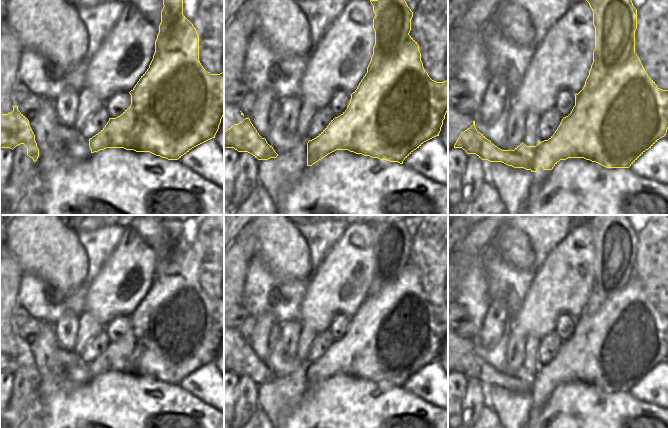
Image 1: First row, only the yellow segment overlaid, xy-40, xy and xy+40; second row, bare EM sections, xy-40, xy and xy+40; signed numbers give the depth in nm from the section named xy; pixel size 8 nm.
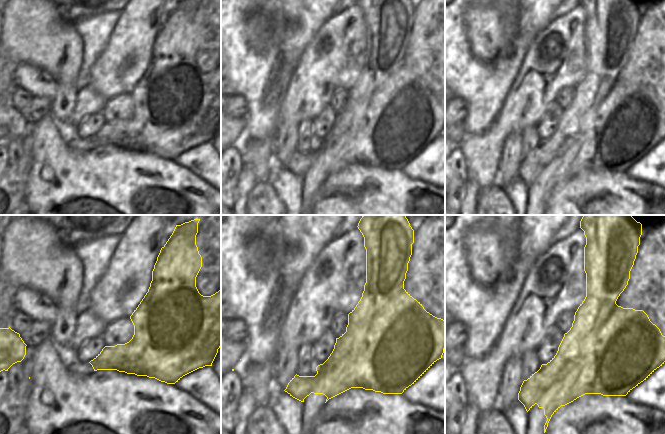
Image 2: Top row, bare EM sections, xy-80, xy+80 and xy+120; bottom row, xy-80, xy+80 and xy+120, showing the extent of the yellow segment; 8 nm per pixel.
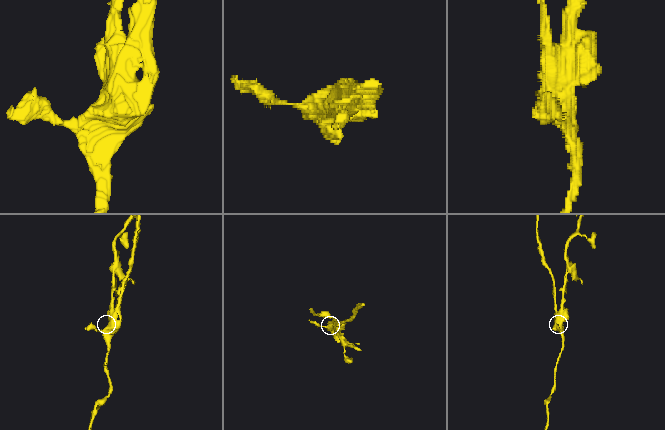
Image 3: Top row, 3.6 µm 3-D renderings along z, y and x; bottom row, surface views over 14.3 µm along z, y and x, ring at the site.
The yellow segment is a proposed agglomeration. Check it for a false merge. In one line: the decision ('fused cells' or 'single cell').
fused cells

